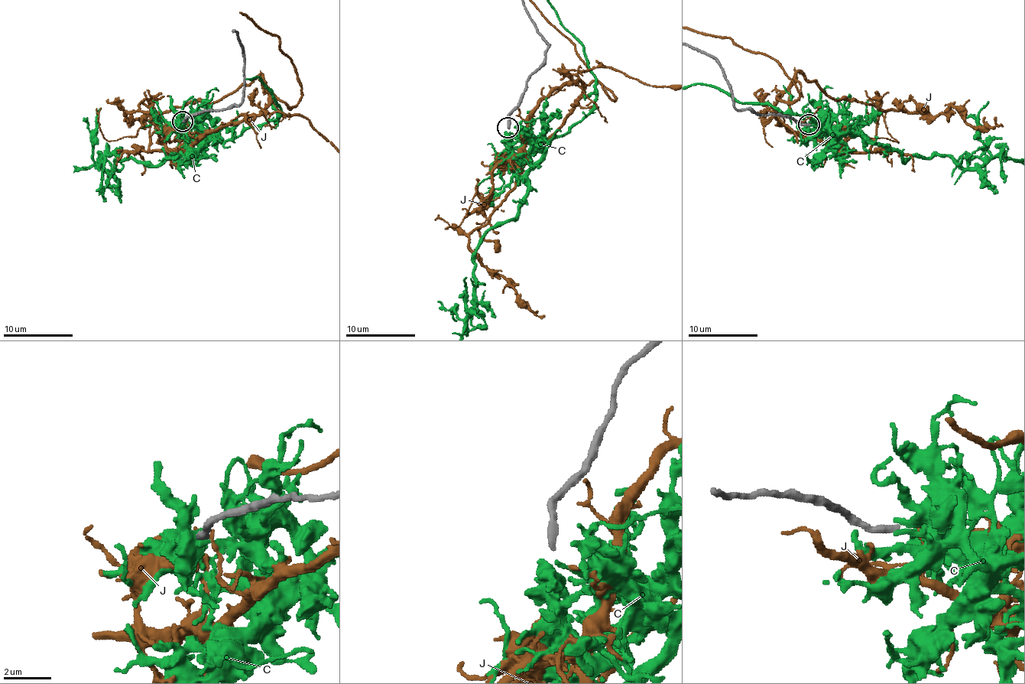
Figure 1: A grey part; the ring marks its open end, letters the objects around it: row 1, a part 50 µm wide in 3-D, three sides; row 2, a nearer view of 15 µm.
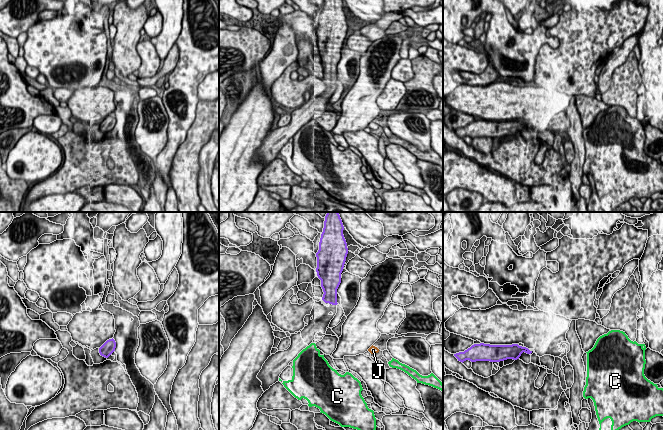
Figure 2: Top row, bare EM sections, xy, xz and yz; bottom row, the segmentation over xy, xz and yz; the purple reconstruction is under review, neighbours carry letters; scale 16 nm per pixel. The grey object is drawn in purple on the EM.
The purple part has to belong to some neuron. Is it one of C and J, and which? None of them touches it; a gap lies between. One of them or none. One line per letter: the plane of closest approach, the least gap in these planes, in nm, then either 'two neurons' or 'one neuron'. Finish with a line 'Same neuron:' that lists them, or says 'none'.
C: view xz; gap 700 nm; two neurons
J: view xz; gap 850 nm; two neurons
Same neuron: none

